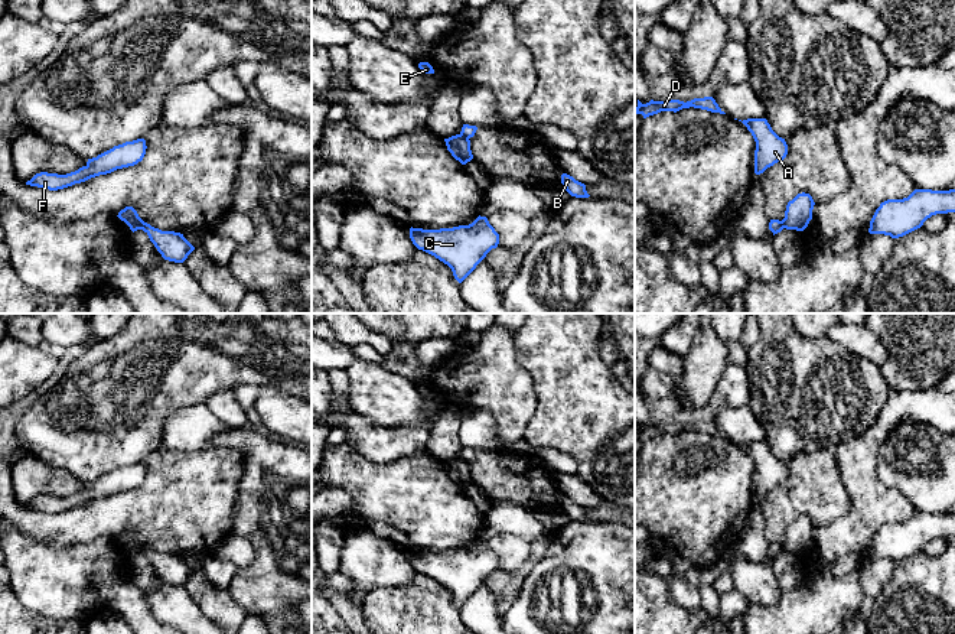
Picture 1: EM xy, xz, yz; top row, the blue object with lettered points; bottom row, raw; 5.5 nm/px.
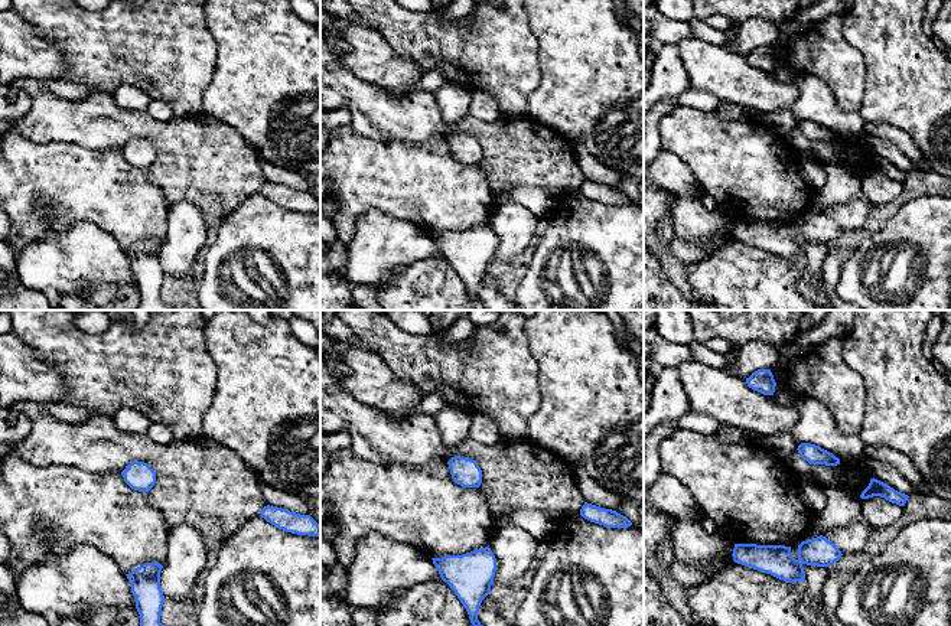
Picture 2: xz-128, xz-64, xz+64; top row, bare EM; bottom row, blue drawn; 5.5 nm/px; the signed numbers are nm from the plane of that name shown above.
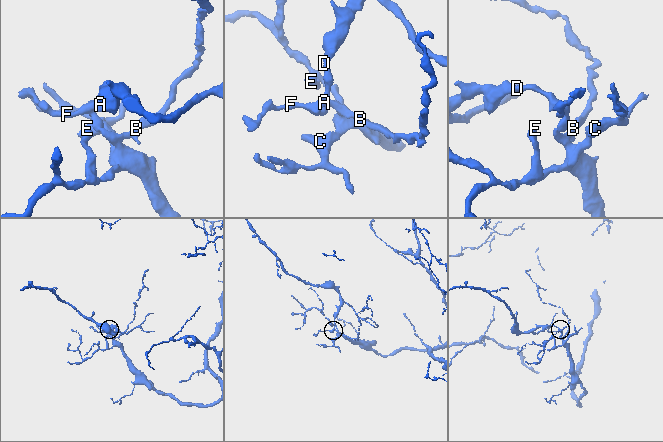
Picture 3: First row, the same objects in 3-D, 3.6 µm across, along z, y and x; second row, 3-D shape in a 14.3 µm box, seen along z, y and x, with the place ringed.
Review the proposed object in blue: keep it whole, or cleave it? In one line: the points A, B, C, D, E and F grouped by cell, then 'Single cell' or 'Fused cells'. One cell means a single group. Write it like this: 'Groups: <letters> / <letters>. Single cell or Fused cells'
Groups: A D F / B C E. Fused cells

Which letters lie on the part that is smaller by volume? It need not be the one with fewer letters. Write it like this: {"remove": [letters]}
{"remove": ["A", "D", "F"]}

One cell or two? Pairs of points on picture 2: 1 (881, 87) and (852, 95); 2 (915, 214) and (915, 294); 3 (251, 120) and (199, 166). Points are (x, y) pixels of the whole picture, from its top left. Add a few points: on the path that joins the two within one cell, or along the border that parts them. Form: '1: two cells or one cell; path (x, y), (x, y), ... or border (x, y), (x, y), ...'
1: two cells; border (863, 58), (865, 91), (862, 104), (856, 111)
2: one cell; path (915, 234), (915, 274)
3: two cells; border (208, 116), (234, 127), (261, 156)

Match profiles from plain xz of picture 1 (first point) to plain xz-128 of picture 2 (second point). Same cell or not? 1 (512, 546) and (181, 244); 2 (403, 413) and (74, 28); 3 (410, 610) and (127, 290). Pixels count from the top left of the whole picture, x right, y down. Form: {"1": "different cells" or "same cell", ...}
{"1": "same cell", "2": "different cells", "3": "same cell"}

